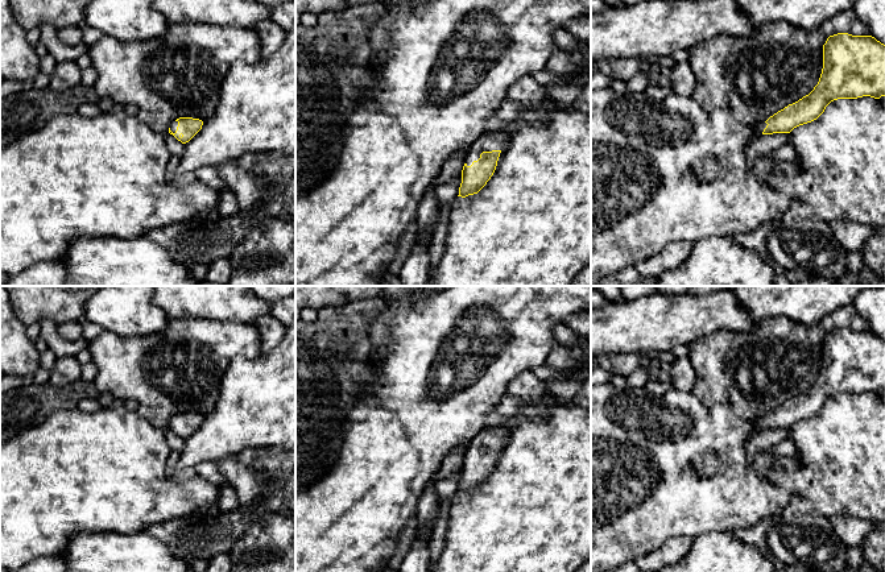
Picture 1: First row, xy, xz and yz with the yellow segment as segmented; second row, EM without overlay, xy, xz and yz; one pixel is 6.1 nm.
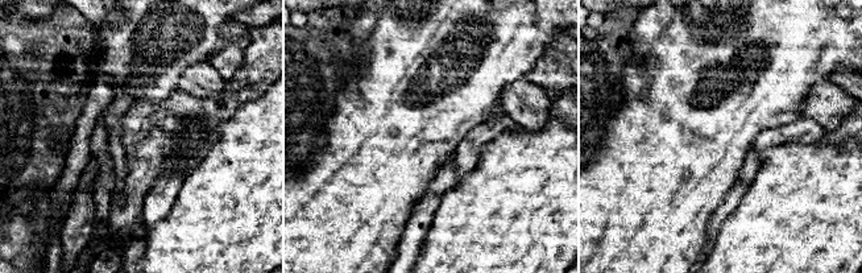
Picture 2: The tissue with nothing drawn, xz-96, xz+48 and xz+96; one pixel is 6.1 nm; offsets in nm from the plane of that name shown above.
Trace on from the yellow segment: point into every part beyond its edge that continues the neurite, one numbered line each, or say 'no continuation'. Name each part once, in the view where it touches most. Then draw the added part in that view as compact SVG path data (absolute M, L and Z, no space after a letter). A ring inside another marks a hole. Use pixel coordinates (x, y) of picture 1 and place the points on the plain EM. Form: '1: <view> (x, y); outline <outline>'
1: xz (493, 436); outline M513 426L501 428L481 430L467 445L466 459L471 461L473 456L480 453L483 447L503 445L504 439L509 435Z

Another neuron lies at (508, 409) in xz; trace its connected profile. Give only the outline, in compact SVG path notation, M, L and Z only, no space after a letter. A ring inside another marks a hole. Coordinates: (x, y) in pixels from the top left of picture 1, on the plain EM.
M504 397L487 415L483 430L506 428L514 426L513 420L521 418L522 402L513 397Z

